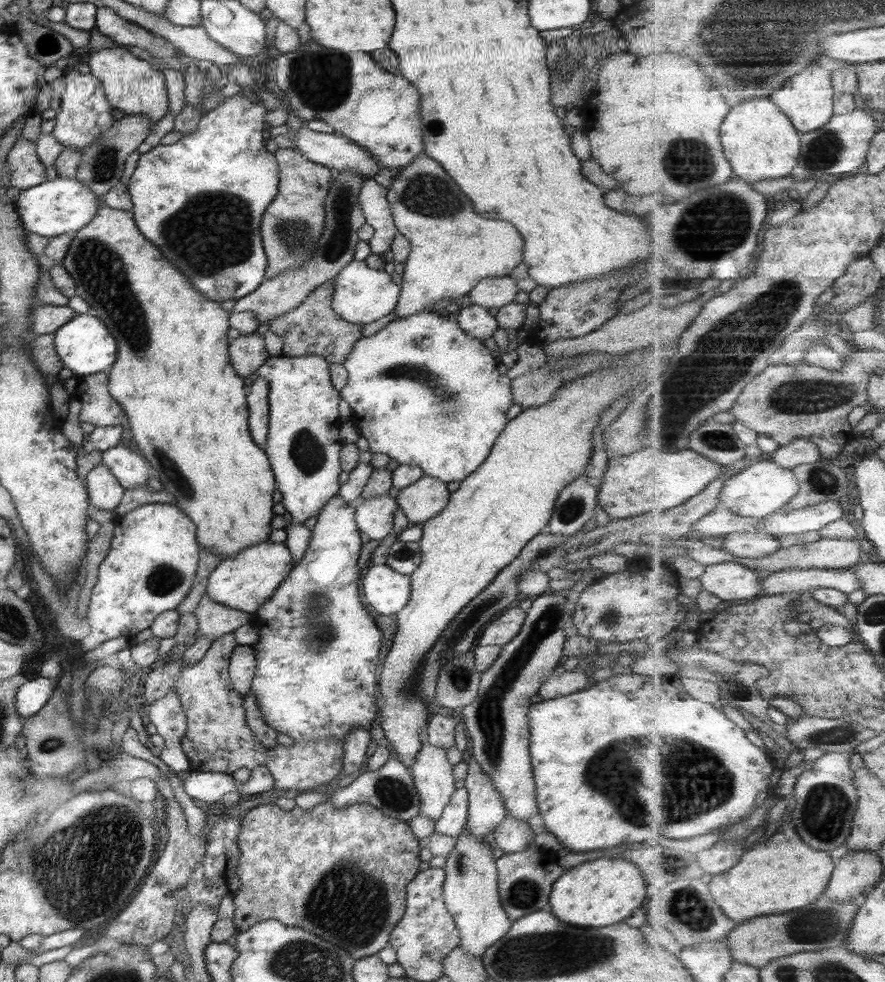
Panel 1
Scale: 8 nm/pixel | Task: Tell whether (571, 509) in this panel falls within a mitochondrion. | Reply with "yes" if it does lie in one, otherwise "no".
yes

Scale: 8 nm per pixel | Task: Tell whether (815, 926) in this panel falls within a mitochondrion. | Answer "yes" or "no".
yes

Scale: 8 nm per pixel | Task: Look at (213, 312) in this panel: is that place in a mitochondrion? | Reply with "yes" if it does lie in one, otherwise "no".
no

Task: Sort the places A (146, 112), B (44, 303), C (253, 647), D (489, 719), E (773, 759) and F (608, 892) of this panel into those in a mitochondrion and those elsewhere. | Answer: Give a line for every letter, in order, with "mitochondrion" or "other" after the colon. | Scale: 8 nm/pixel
A: other
B: other
C: other
D: mitochondrion
E: other
F: other

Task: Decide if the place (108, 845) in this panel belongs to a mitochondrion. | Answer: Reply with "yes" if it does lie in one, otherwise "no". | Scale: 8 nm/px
yes

